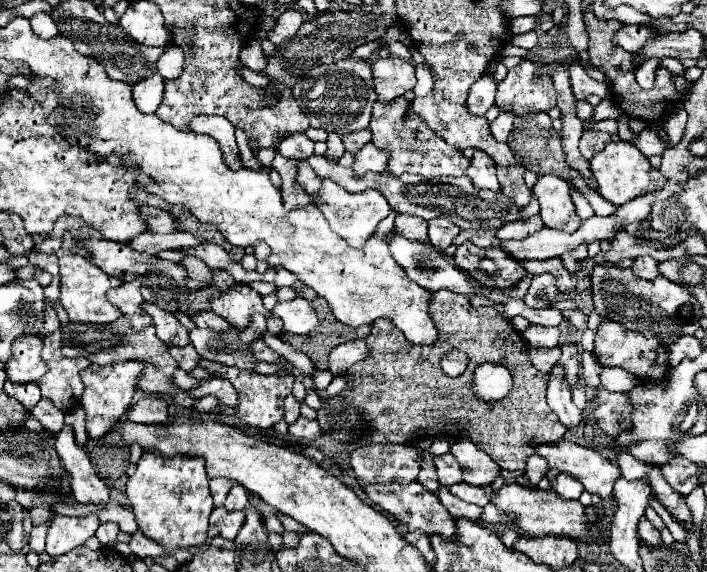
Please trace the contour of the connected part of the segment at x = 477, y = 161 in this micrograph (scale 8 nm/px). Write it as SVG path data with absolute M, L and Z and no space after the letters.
M475 151L465 175L477 189L491 189L491 191L501 189L495 175L495 163L487 155L483 155L483 151Z

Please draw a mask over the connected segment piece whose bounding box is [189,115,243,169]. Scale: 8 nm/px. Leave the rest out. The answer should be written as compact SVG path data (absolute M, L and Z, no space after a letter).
M197 115L189 123L189 129L193 129L195 133L211 135L219 143L221 153L225 157L225 163L231 169L243 167L241 157L239 157L239 147L237 147L237 141L235 141L235 127L227 119L223 119L219 115Z

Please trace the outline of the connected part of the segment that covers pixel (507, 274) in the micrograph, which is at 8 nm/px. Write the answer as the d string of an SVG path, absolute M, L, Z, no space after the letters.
M465 241L457 247L453 255L461 269L465 269L473 279L483 287L491 289L509 289L525 277L525 269L519 261L511 259L505 251L497 247L477 247L471 241Z

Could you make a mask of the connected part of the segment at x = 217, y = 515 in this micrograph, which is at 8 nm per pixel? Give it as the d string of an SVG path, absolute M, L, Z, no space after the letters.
M225 507L213 509L211 525L217 525L223 539L235 539L245 523L245 511L227 511Z

